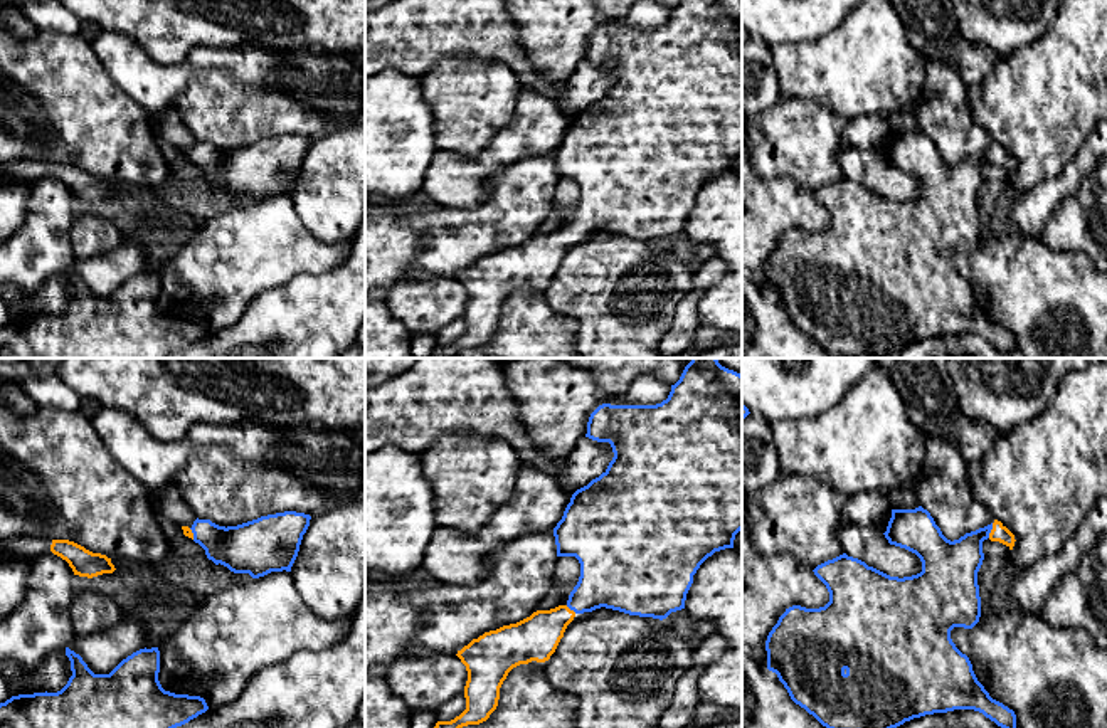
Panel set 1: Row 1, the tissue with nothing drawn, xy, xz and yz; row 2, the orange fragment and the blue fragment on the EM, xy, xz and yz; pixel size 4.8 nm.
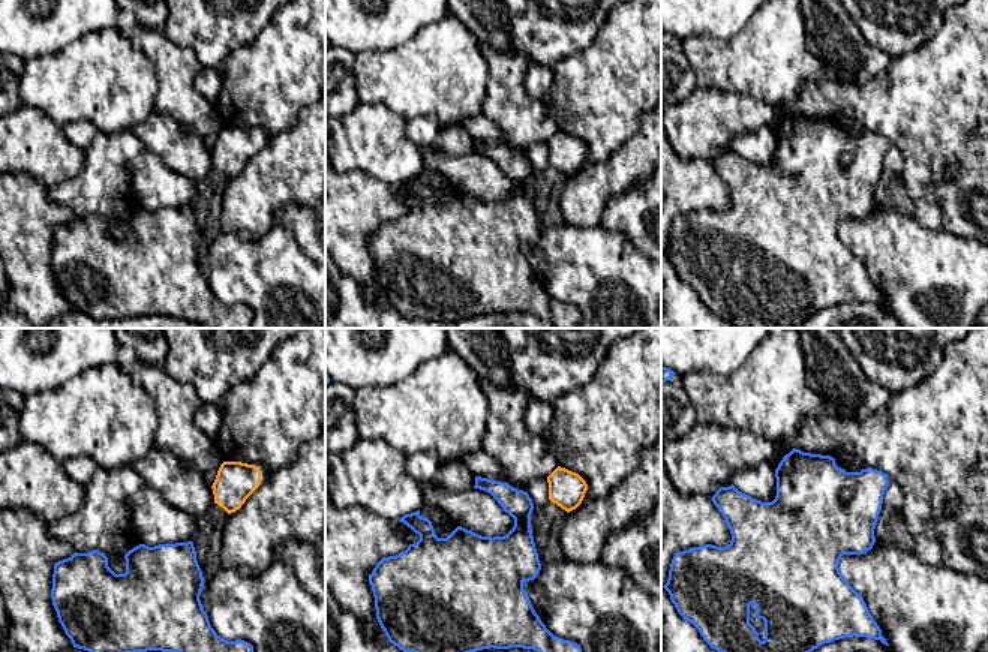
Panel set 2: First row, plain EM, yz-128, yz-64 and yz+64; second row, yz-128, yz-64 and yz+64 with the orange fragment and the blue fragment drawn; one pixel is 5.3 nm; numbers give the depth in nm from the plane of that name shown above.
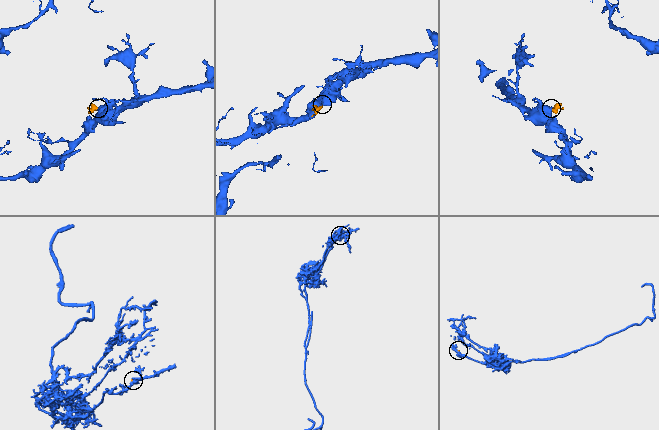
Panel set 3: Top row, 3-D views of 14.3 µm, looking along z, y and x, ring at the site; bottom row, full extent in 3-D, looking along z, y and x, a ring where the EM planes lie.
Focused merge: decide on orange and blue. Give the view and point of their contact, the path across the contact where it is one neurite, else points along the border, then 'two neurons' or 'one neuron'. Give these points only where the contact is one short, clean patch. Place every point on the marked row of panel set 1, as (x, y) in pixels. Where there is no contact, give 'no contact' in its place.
contact yz (991, 530); way yz (1000, 533), (991, 530), (983, 533), (953, 565); one neuron

